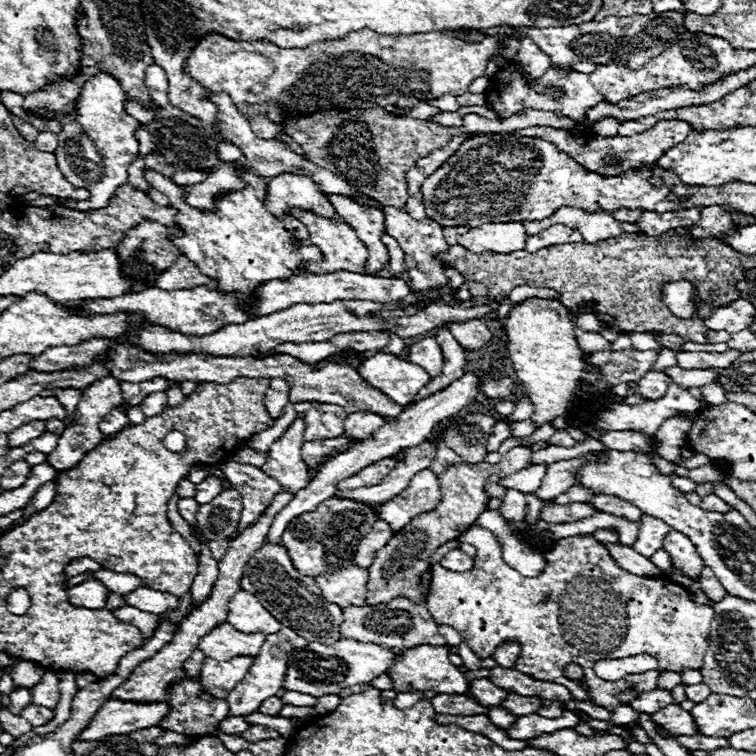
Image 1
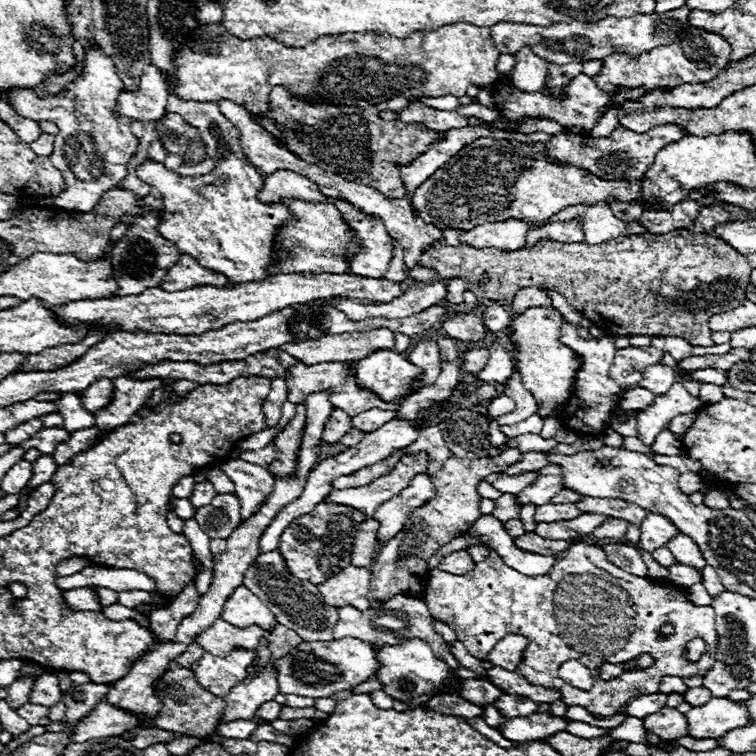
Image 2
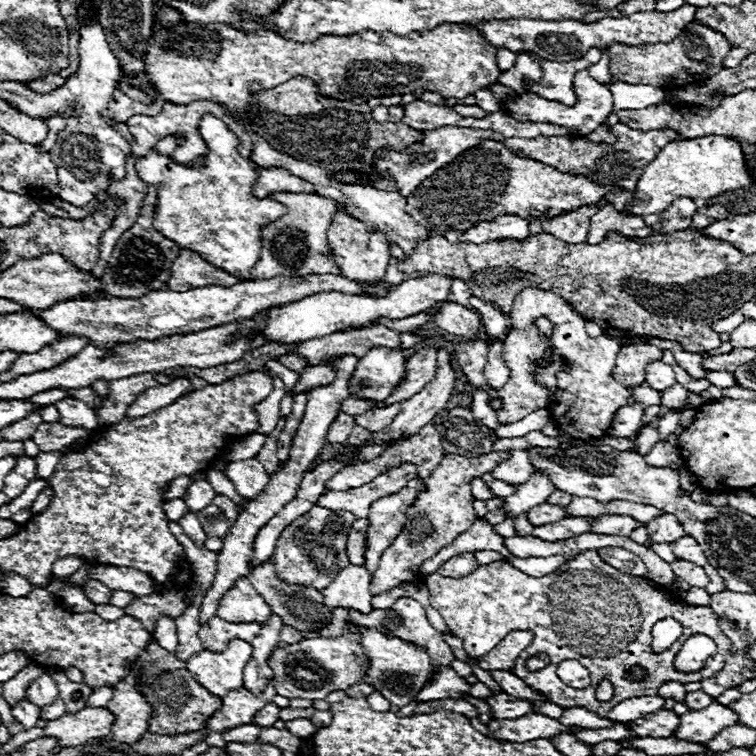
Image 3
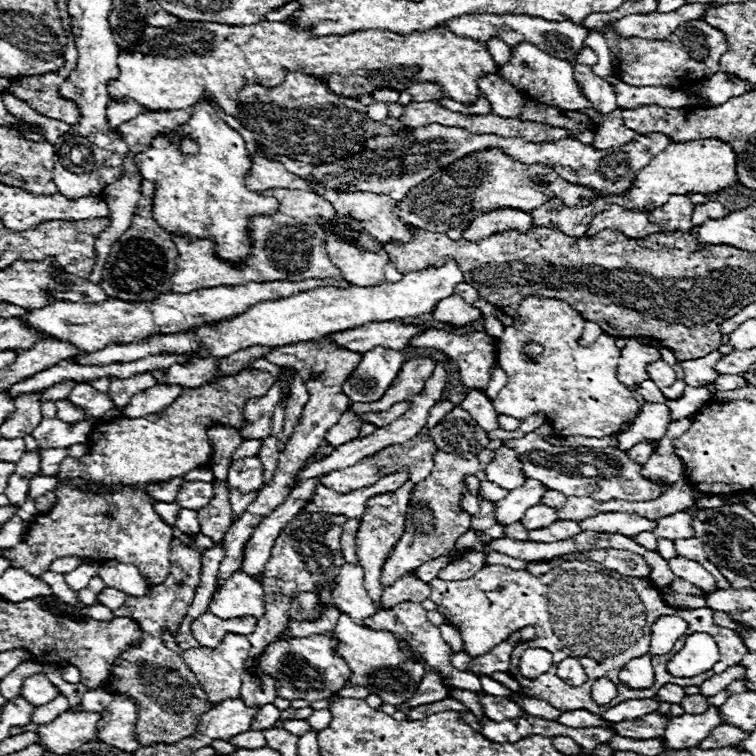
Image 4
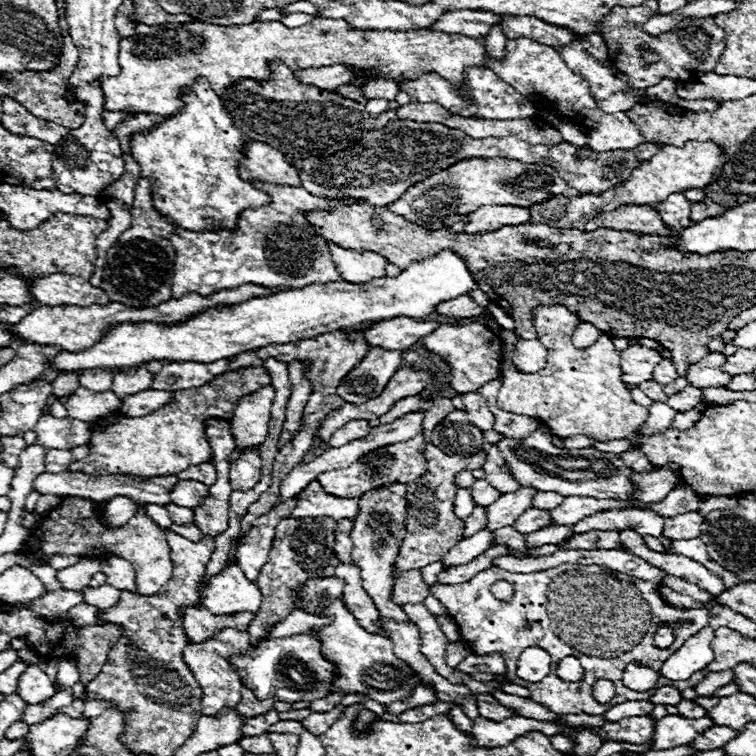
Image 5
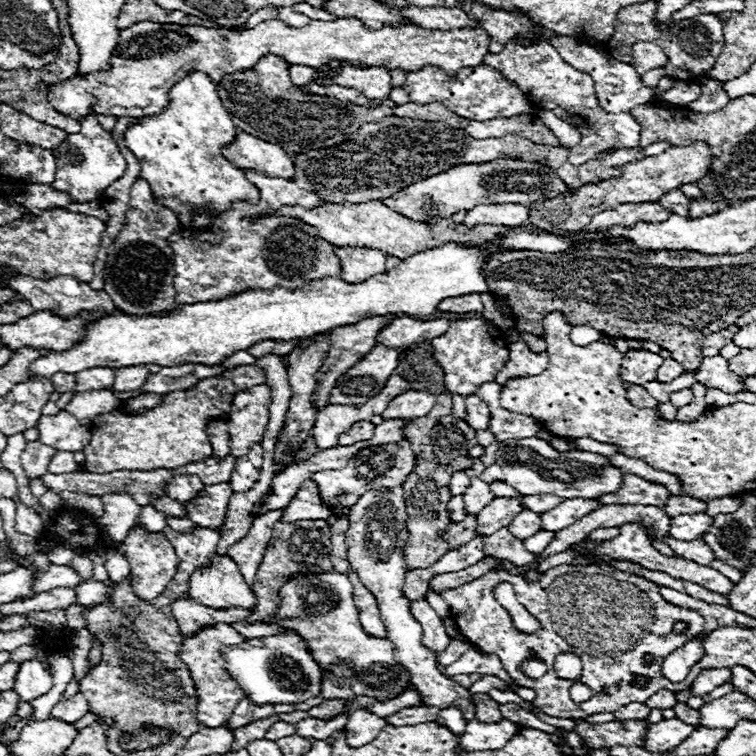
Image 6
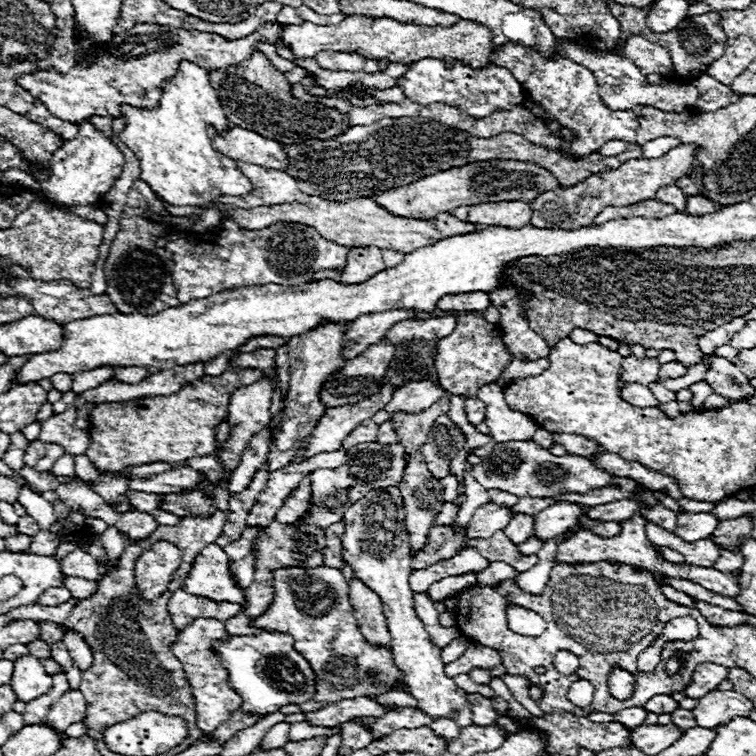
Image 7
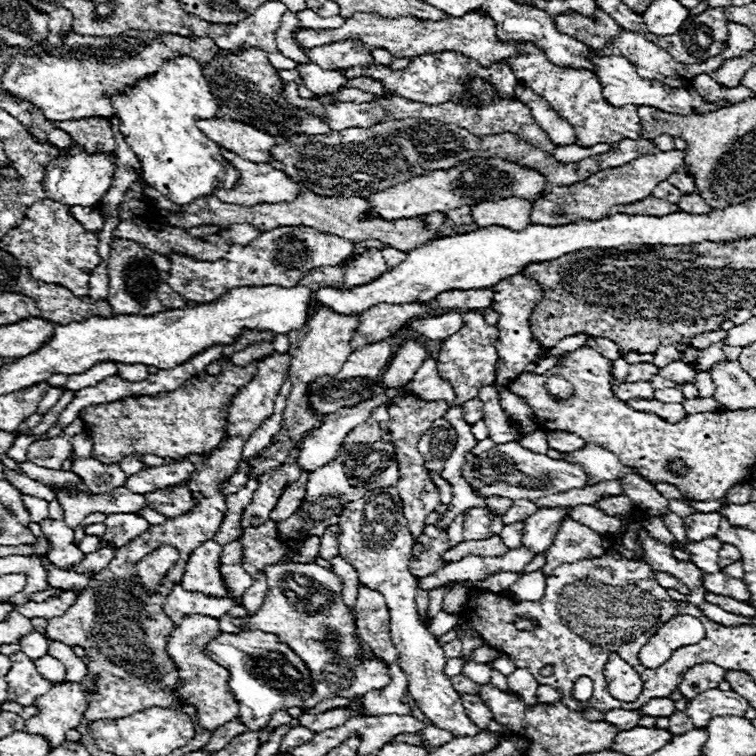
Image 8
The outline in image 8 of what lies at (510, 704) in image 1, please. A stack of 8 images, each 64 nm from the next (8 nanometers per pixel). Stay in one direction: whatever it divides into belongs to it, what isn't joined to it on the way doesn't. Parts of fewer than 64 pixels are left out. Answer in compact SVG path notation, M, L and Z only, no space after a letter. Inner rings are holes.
M462 694L462 698L464 698L464 708L468 710L468 716L472 718L472 722L474 722L478 728L488 728L490 722L494 720L494 714L492 714L492 710L480 700L480 696Z

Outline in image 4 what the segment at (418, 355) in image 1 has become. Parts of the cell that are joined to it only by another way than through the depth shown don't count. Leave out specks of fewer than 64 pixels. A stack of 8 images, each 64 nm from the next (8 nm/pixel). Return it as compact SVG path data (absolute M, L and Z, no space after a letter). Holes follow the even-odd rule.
M420 356L420 358L406 360L400 370L400 378L396 378L396 382L392 382L392 386L388 388L388 394L384 394L384 398L380 398L380 402L352 404L352 412L362 414L362 412L372 412L372 410L388 410L388 406L392 406L396 402L408 402L412 396L420 394L420 390L424 388L424 382L432 376L432 372L434 372L432 358Z

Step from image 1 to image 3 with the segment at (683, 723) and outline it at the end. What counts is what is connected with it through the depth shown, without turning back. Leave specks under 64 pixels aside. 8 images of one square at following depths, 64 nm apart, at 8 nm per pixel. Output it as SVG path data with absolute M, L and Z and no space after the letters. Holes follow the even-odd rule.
M658 710L656 714L648 714L630 724L638 736L652 736L652 738L670 738L680 726L680 716L672 710Z

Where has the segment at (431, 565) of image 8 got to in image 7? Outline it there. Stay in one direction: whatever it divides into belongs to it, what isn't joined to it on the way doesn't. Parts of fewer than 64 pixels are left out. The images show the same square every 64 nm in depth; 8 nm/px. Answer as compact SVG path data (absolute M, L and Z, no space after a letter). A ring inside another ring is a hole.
M436 526L436 530L432 530L430 534L428 546L412 558L412 568L414 570L426 568L442 558L450 558L458 554L458 550L462 550L468 540L470 538L466 536L466 528L462 528L460 532L454 532L452 526Z

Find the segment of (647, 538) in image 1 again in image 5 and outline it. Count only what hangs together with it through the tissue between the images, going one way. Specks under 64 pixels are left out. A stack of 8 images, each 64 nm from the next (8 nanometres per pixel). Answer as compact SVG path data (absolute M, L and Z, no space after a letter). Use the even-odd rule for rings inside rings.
M686 512L678 516L664 518L664 536L670 540L690 540L700 534L700 524L704 518L698 512Z

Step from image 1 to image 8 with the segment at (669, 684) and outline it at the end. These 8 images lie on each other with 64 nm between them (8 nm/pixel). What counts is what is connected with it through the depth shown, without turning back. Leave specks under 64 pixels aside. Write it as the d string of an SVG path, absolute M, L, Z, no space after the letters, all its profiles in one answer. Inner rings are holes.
M652 698L640 708L640 712L644 716L670 716L676 712L676 708L670 698Z

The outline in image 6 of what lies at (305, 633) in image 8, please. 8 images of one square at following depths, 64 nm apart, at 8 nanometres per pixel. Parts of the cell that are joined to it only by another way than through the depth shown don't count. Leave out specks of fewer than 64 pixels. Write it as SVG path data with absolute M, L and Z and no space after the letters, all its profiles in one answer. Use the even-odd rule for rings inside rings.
M328 572L296 576L292 582L282 586L280 596L282 604L278 616L268 618L266 622L288 626L308 640L312 656L320 662L320 666L324 666L322 698L350 698L364 694L384 702L410 688L408 670L394 660L394 644L386 638L374 638L362 630L350 598L352 584L346 574Z

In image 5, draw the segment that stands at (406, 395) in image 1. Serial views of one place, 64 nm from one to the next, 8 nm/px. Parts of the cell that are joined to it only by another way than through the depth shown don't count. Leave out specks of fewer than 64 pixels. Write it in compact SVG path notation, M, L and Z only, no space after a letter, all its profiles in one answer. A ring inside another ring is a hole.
M370 348L364 360L340 382L340 396L346 402L360 404L368 402L384 390L390 382L392 374L402 366L402 352L398 350L384 350L384 348Z

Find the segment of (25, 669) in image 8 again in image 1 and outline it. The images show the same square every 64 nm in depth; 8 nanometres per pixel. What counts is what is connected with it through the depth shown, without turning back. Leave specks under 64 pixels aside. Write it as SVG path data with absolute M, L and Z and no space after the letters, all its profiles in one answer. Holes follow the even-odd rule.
M46 672L44 678L32 686L32 704L44 706L44 708L56 708L60 700L60 690L58 690L58 676L54 672Z

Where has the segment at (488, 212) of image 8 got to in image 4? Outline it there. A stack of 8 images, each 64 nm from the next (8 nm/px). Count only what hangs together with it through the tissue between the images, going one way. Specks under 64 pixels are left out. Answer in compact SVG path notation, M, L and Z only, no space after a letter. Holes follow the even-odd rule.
M504 208L504 210L494 210L490 214L480 214L470 222L470 226L462 232L464 240L480 242L492 234L502 234L508 230L518 230L518 232L528 232L532 226L532 216L528 212Z

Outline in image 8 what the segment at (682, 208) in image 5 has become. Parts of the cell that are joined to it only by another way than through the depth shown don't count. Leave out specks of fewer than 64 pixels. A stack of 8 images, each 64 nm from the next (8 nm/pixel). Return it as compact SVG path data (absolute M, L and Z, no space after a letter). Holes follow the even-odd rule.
M660 182L660 186L656 186L656 190L652 192L652 196L664 198L664 200L668 200L668 202L672 202L672 204L678 204L680 198L682 198L682 192L680 192L676 186L668 184L668 182Z

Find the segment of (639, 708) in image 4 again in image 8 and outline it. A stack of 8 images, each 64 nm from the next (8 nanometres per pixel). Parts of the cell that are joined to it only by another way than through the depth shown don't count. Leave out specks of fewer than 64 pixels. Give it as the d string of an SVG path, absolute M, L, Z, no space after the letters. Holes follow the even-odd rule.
M612 710L606 714L606 722L614 724L618 730L632 730L638 726L638 720L642 716L638 710Z

